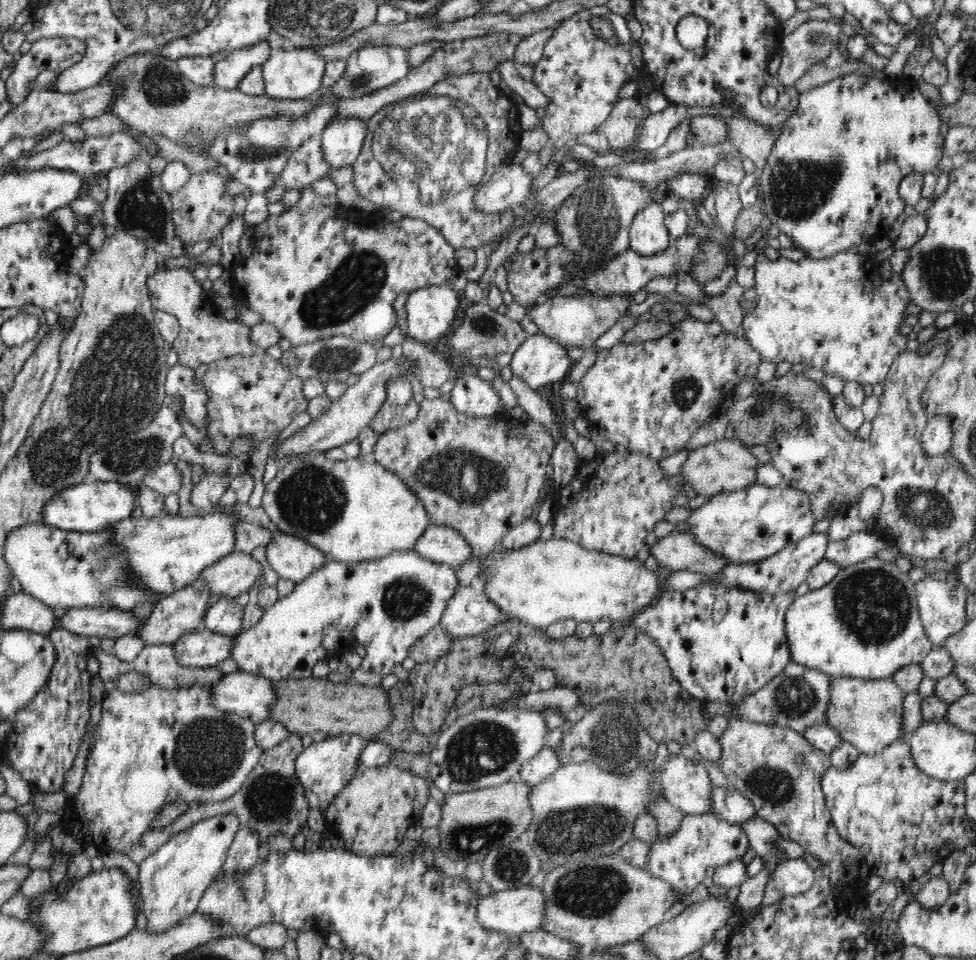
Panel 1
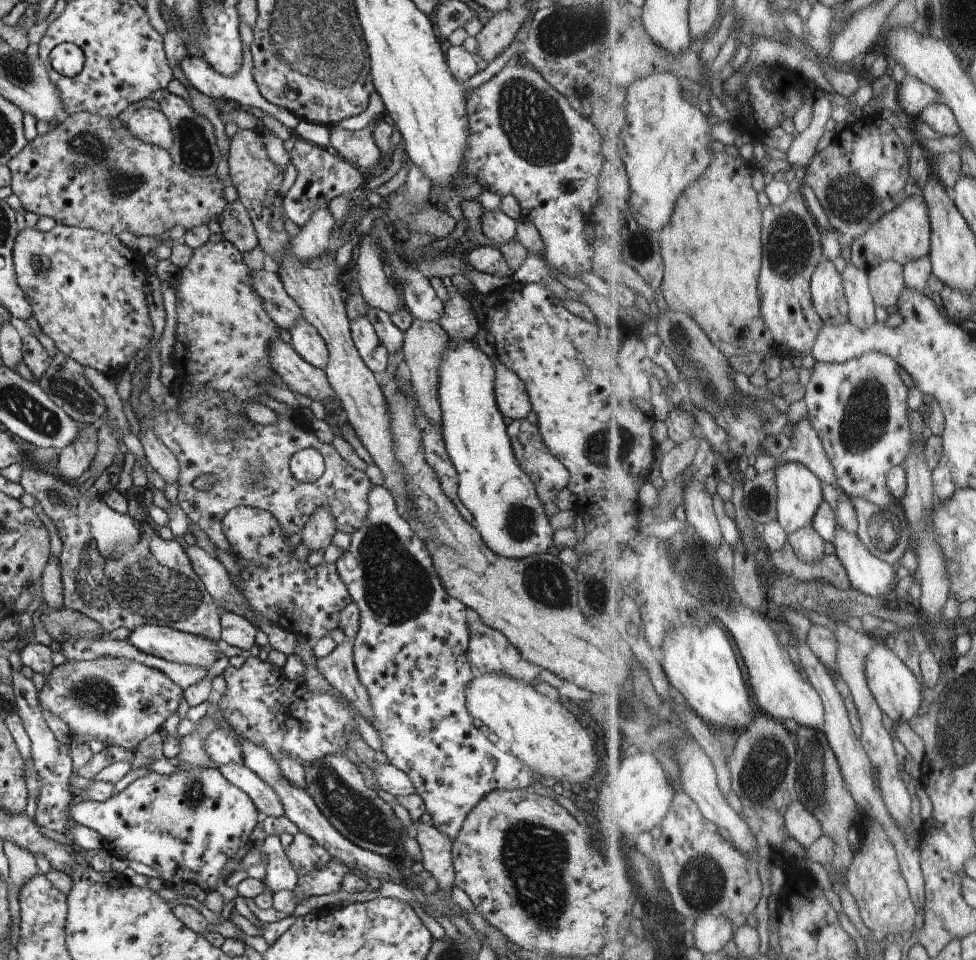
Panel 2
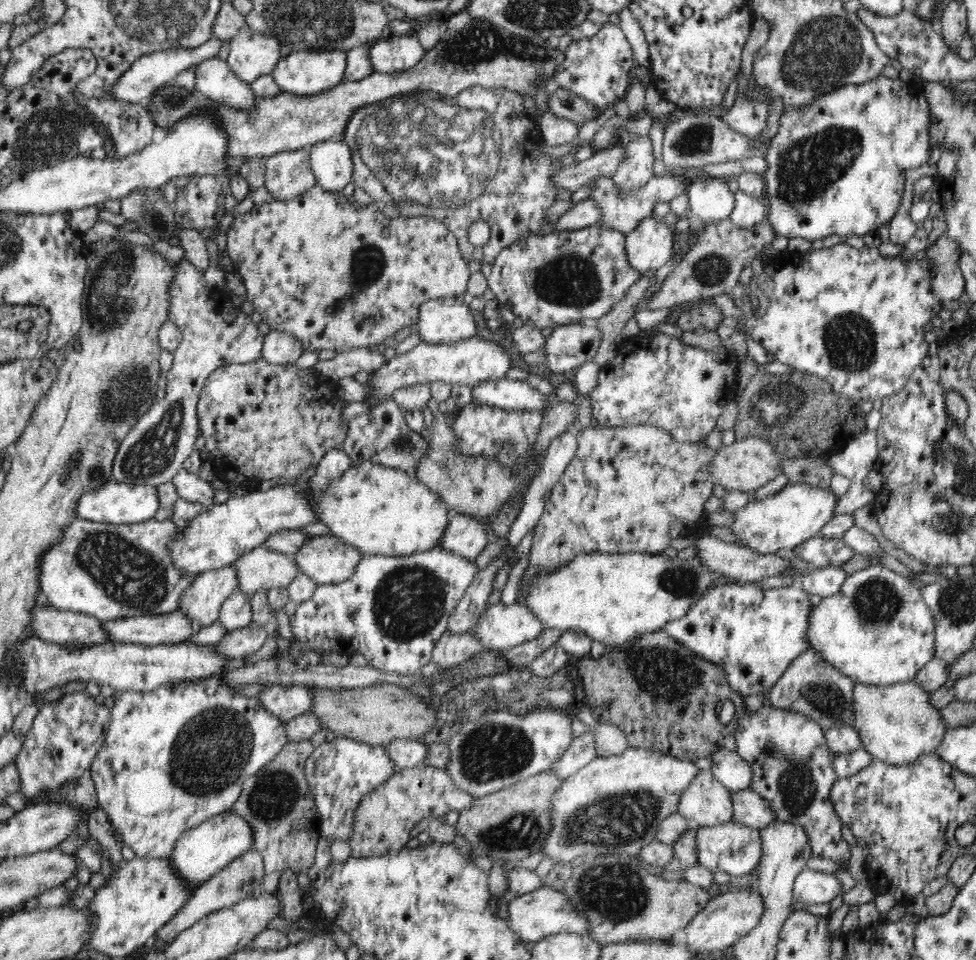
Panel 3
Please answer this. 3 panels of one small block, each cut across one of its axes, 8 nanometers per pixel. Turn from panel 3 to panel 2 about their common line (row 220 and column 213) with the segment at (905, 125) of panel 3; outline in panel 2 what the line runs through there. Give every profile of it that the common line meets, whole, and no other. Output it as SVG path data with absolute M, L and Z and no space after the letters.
M181 767L180 772L172 775L161 775L160 773L150 773L147 776L132 781L124 790L113 794L108 800L98 801L83 801L76 798L72 802L71 810L69 812L74 823L84 825L85 827L94 829L104 839L104 848L108 852L112 852L116 857L127 858L130 860L136 860L136 862L142 862L156 869L160 873L160 879L163 880L165 886L170 886L179 892L181 895L193 896L200 902L204 902L209 892L216 890L217 882L219 878L224 878L226 873L222 871L222 868L232 858L240 848L250 840L250 834L256 827L258 812L255 804L250 800L248 794L243 790L240 790L237 786L234 786L217 768L208 767Z

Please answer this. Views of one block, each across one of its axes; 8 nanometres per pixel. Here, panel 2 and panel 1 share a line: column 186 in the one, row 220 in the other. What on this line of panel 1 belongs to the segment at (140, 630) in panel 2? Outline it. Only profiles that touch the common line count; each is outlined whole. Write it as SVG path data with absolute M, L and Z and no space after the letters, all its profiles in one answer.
M660 201L638 210L629 228L629 248L642 256L654 256L658 252L664 252L670 244L664 217Z

